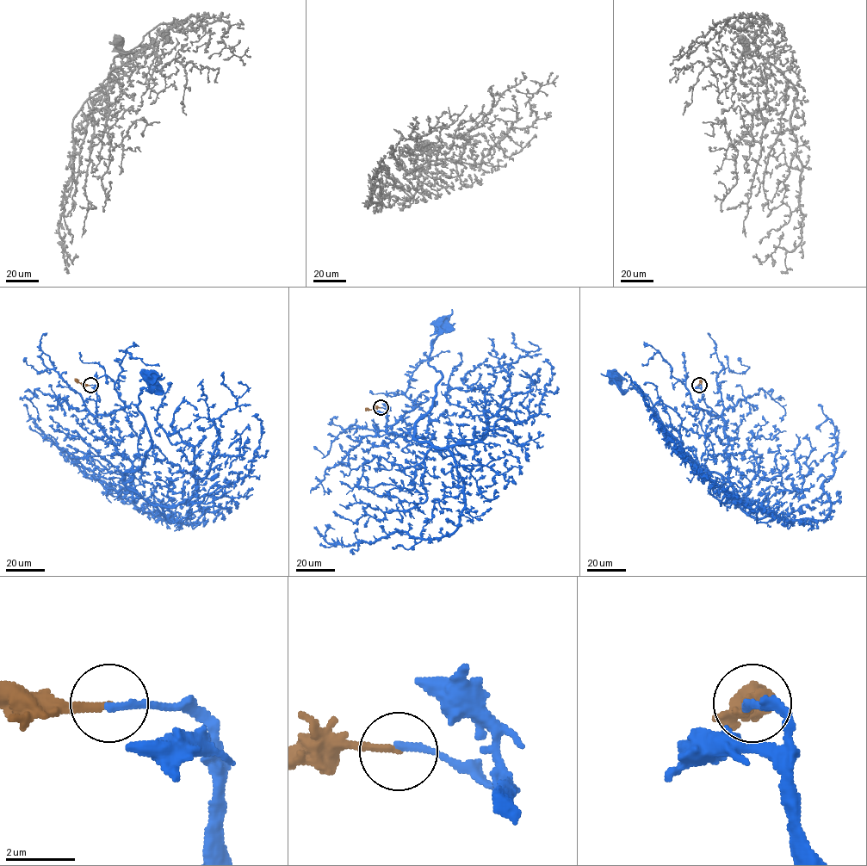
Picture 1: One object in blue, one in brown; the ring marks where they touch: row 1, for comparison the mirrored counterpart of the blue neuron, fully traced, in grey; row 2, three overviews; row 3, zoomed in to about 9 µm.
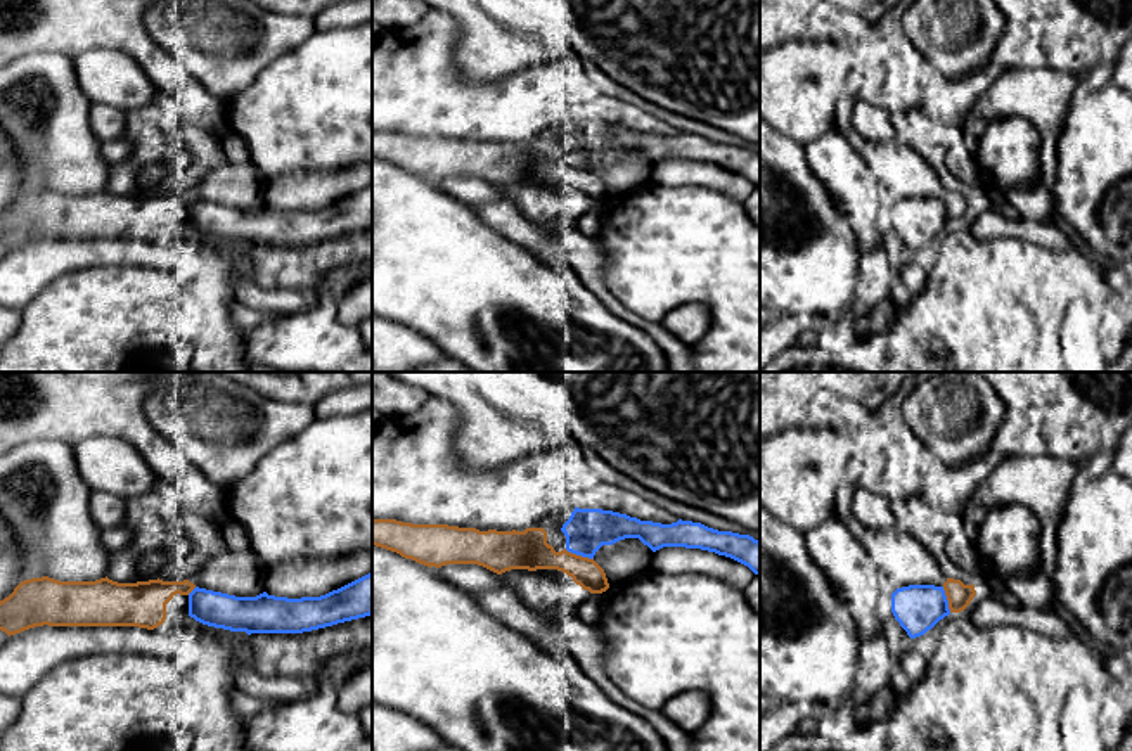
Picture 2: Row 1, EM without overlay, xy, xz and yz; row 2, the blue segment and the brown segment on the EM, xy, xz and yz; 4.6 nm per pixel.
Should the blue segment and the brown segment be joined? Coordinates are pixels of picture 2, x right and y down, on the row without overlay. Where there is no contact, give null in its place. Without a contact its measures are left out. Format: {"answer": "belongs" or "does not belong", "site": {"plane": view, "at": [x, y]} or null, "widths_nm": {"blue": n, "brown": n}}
{"answer": "belongs", "site": {"plane": "xz", "at": [578, 166]}, "widths_nm": {"blue": 200, "brown": 180}}

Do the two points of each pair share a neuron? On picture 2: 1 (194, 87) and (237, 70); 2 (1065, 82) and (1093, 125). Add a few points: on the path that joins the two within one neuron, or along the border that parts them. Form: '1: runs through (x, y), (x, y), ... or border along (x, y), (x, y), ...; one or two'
1: border along (192, 73), (203, 82); two
2: border along (1074, 94), (1060, 132); two

